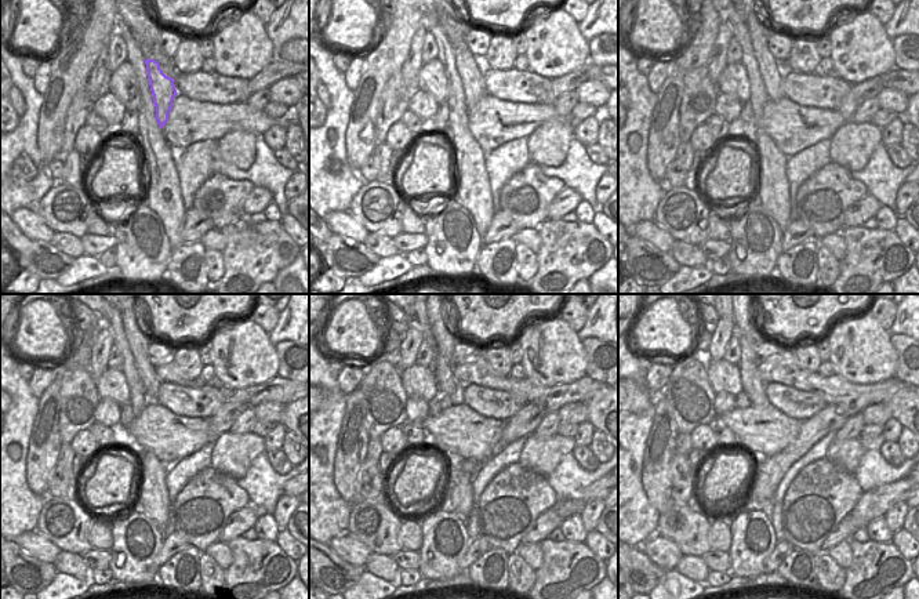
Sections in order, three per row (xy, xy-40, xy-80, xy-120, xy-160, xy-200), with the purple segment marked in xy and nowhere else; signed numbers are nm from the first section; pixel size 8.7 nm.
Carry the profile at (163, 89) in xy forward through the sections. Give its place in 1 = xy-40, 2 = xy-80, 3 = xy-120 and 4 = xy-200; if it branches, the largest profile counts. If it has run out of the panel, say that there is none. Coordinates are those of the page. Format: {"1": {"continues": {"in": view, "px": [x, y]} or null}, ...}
{"1": {"continues": {"in": "xy-40", "px": [472, 86]}}, "2": {"continues": {"in": "xy-80", "px": [767, 65]}}, "3": {"continues": {"in": "xy-120", "px": [138, 341]}}, "4": {"continues": {"in": "xy-200", "px": [745, 325]}}}

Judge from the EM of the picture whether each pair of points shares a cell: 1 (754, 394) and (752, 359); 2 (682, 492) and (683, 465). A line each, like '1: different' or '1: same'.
1: same
2: same

